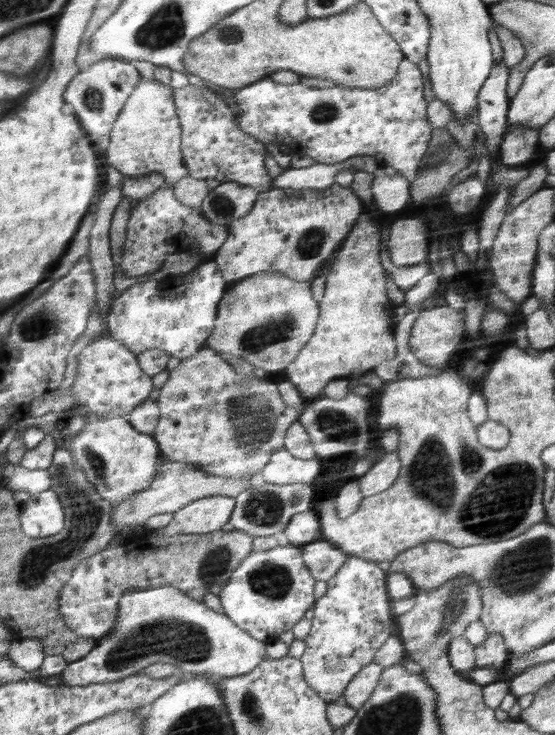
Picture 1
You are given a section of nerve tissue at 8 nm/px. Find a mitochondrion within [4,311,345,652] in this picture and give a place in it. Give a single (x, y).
(85, 517)

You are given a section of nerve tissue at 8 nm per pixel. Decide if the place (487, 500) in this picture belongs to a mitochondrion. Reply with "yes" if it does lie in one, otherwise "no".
yes

